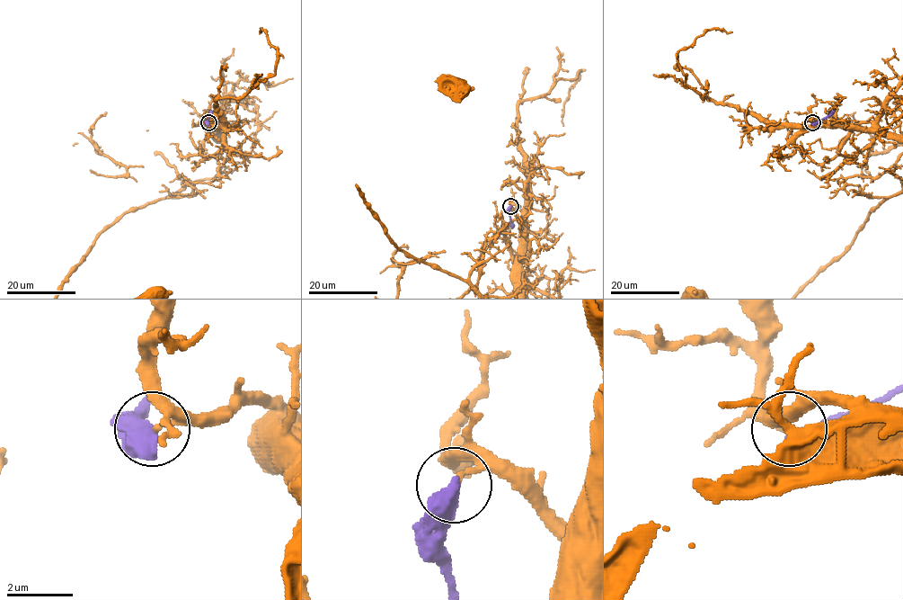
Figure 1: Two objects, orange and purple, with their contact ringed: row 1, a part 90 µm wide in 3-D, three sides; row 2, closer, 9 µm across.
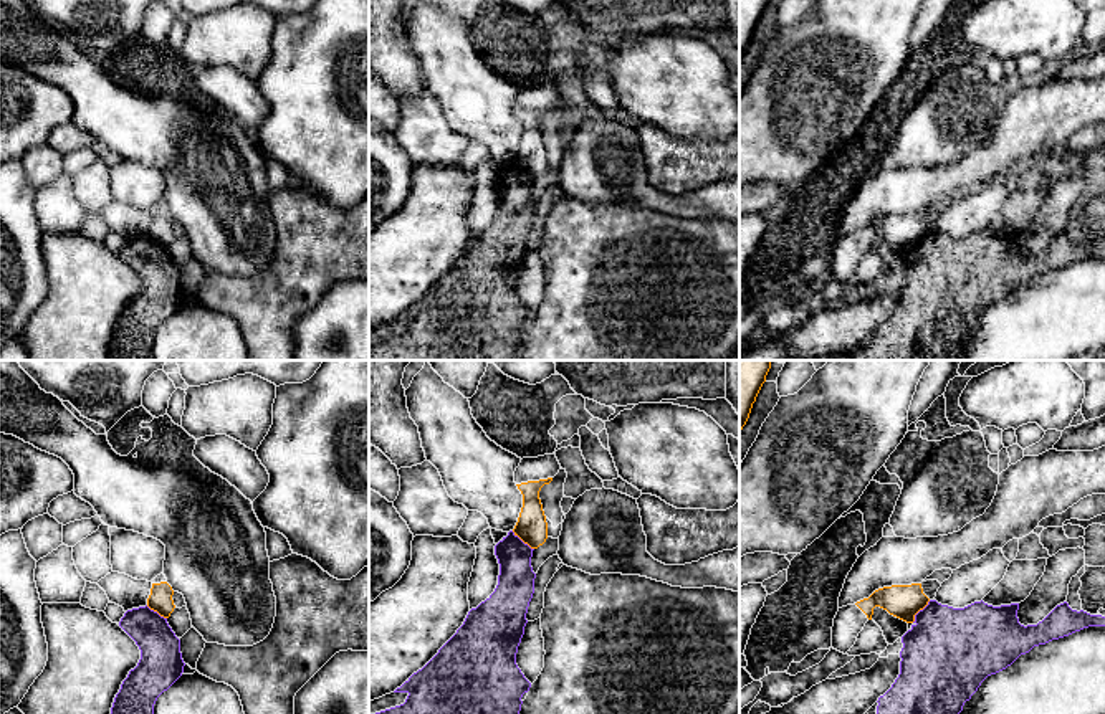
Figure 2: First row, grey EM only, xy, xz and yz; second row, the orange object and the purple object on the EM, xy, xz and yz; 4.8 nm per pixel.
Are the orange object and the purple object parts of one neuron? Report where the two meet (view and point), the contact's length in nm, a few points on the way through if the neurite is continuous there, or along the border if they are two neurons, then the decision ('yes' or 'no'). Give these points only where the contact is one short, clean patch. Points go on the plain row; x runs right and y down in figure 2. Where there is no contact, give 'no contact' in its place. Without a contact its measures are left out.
yz (918, 240) | 140 nm | along yz (930, 230), (912, 252) | no

